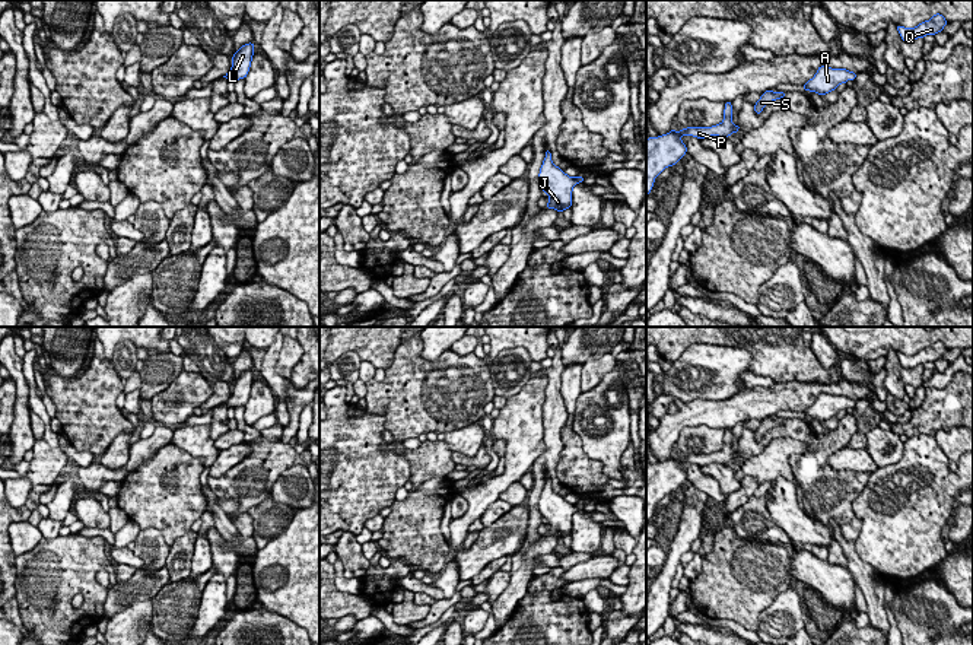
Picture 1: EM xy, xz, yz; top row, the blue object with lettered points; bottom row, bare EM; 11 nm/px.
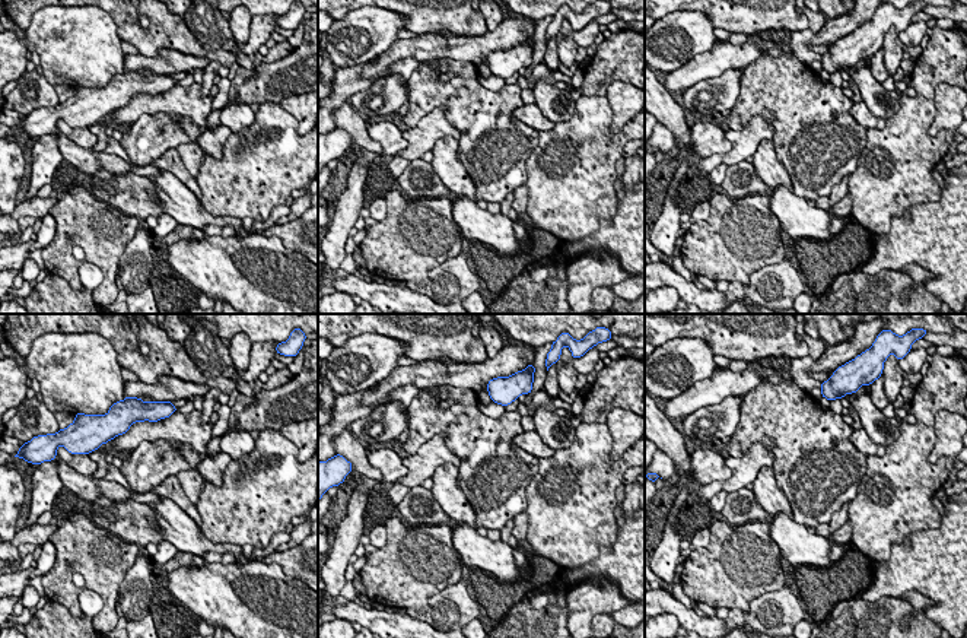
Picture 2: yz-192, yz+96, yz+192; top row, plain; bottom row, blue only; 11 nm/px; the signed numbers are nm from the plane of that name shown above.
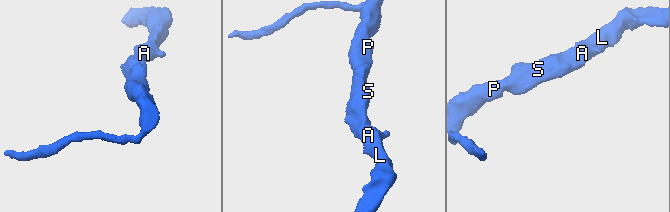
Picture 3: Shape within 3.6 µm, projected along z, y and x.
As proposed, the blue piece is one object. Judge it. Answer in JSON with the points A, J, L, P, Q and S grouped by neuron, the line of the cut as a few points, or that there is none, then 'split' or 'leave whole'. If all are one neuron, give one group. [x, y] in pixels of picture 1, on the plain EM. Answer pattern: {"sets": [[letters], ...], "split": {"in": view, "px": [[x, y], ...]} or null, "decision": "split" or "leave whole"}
{"sets": [["A", "J", "L", "P", "Q", "S"]], "split": null, "decision": "leave whole"}

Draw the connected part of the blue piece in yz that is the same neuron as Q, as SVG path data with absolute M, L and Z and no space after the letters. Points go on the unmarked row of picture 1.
M935 340L929 347L925 347L915 355L904 355L902 352L897 352L897 358L902 363L902 368L915 368L926 362L935 362L938 359L942 359L947 350L948 349L942 341Z

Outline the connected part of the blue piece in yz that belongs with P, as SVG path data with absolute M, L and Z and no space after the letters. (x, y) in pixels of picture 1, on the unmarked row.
M725 429L724 447L712 454L687 454L675 458L674 455L658 464L646 466L646 522L651 520L655 505L667 495L674 493L686 480L687 474L681 468L683 463L693 463L700 467L719 463L728 464L738 460L740 452L732 451L732 430Z

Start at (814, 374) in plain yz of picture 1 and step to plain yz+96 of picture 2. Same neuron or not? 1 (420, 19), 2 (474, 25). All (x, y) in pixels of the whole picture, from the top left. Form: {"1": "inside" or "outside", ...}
{"1": "inside", "2": "inside"}

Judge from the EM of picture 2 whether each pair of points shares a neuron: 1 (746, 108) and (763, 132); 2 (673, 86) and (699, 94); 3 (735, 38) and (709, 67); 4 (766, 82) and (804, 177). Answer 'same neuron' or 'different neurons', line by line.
1: different neurons
2: different neurons
3: different neurons
4: same neuron

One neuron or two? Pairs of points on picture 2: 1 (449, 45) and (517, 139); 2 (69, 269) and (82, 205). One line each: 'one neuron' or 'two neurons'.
1: two neurons
2: one neuron

